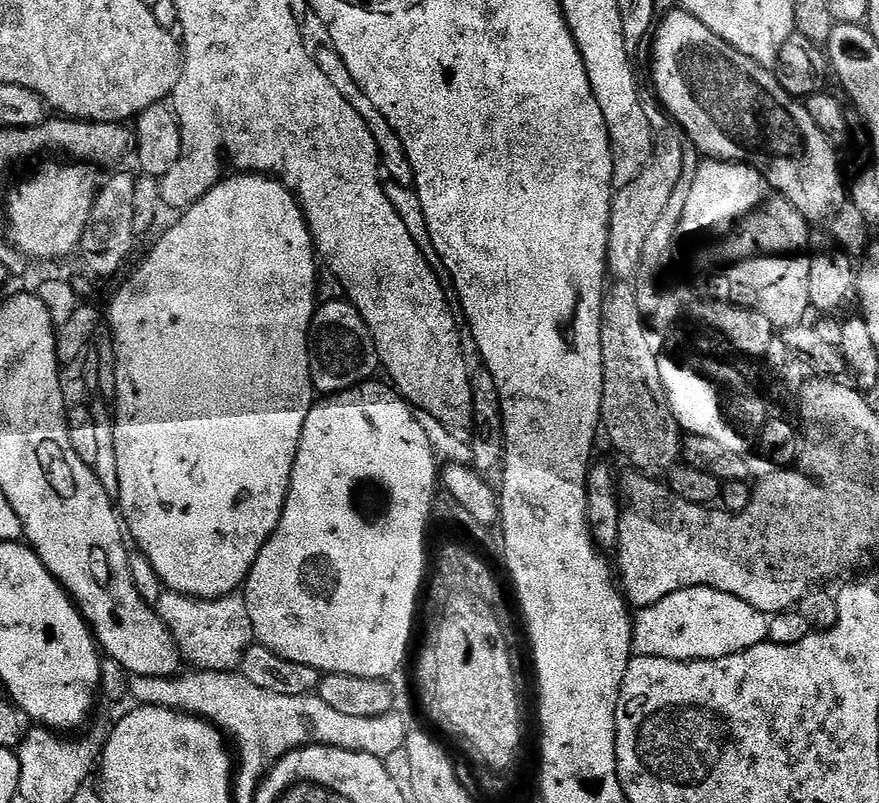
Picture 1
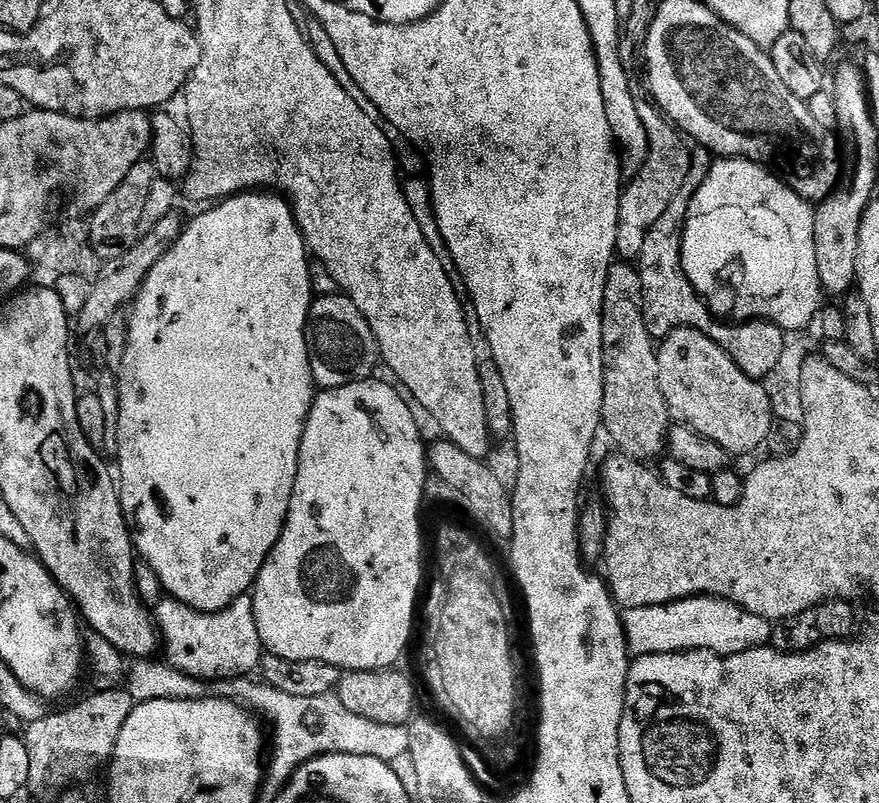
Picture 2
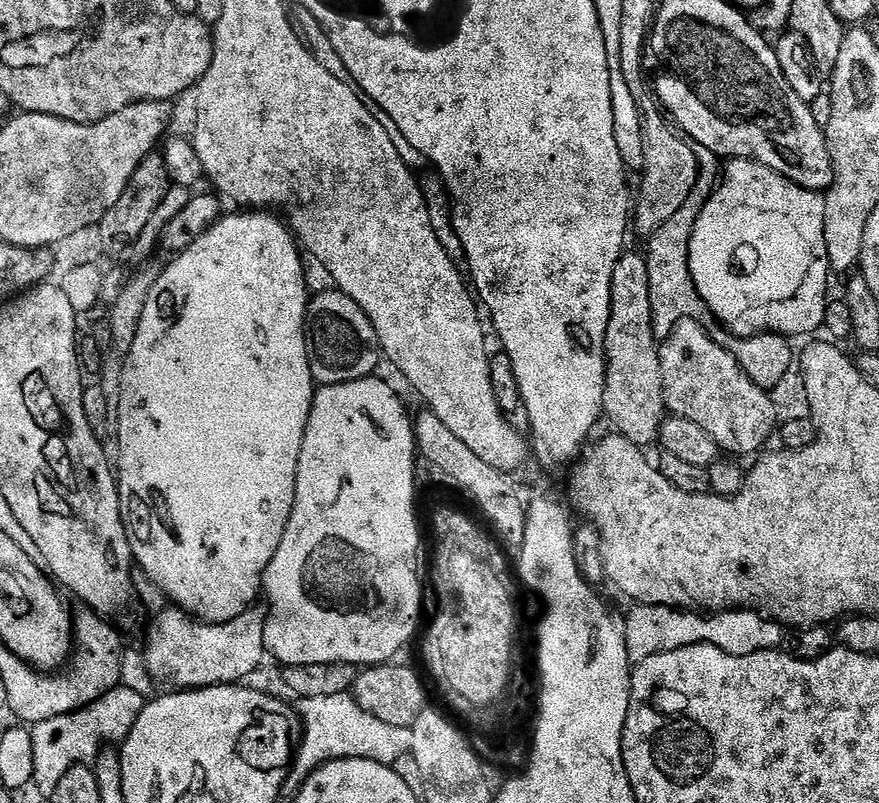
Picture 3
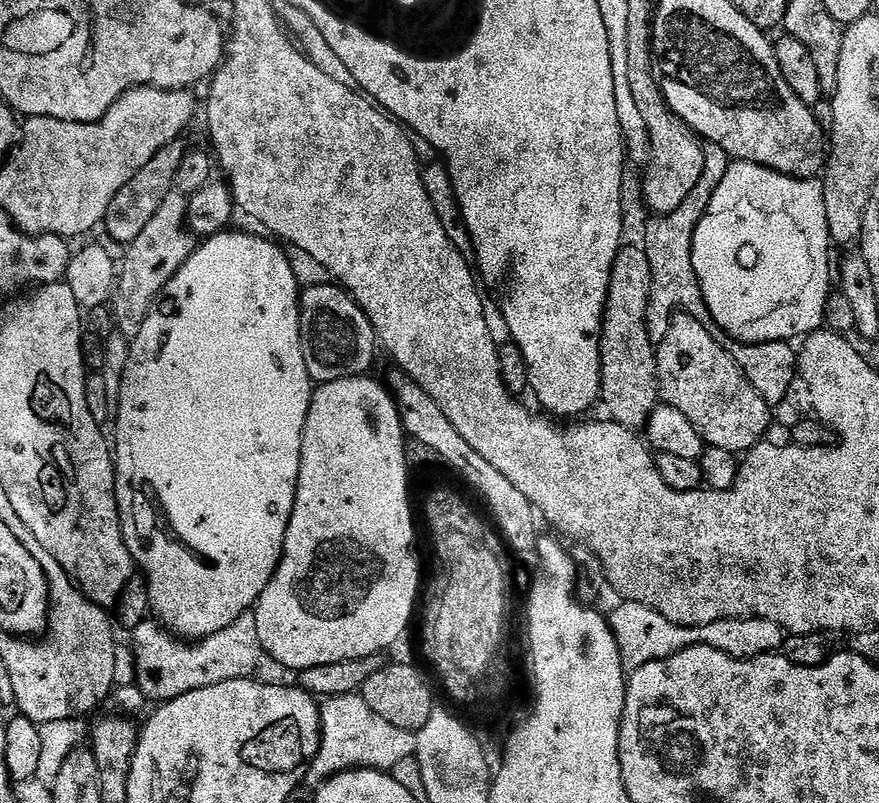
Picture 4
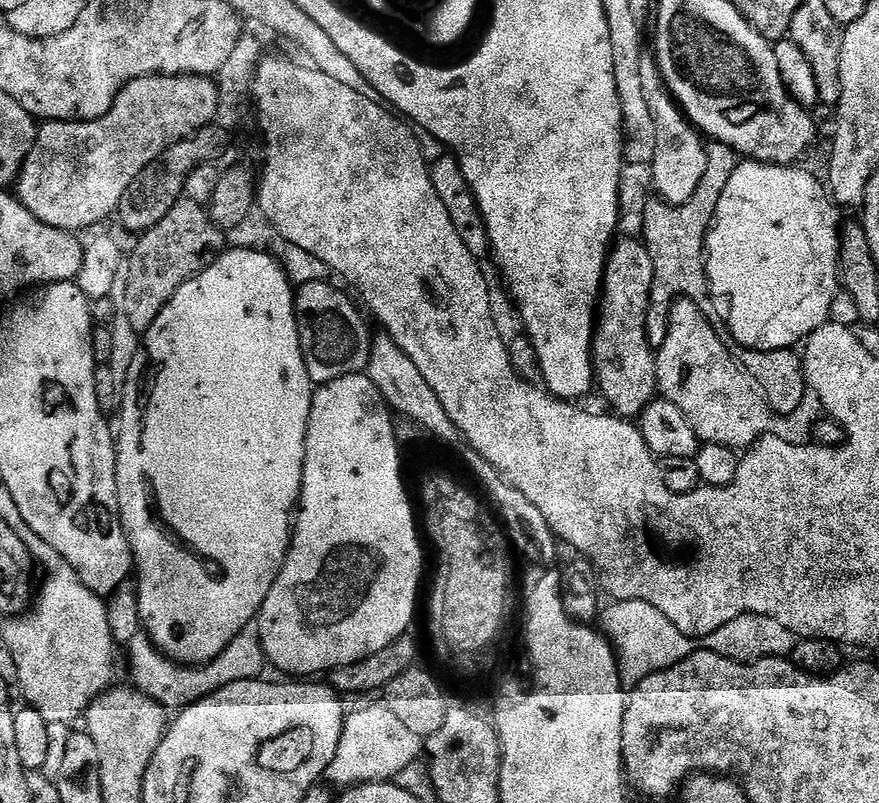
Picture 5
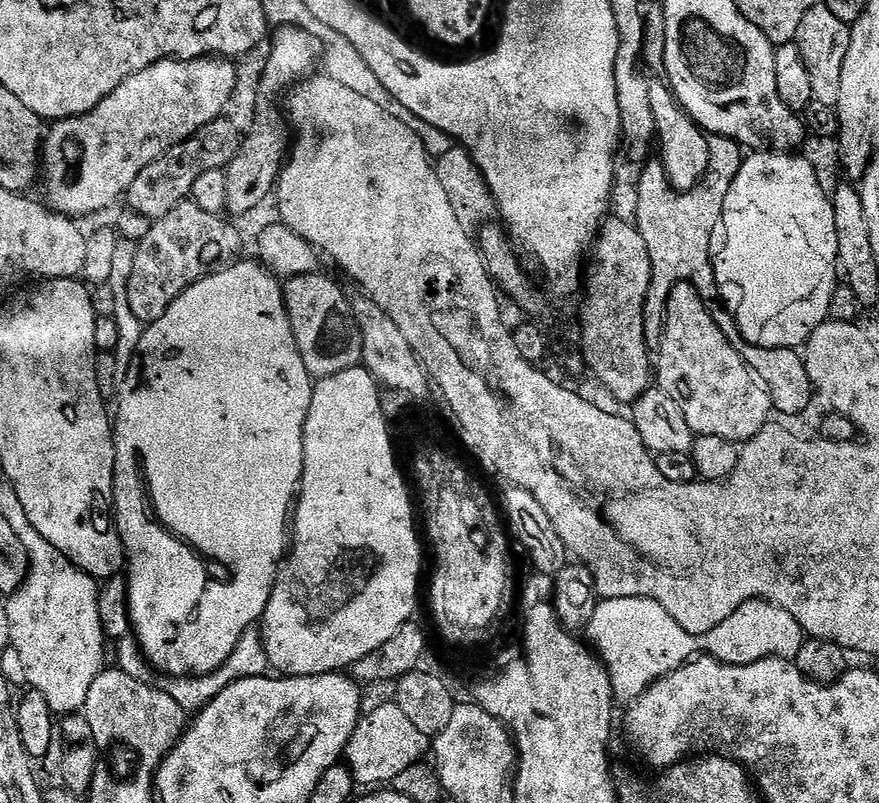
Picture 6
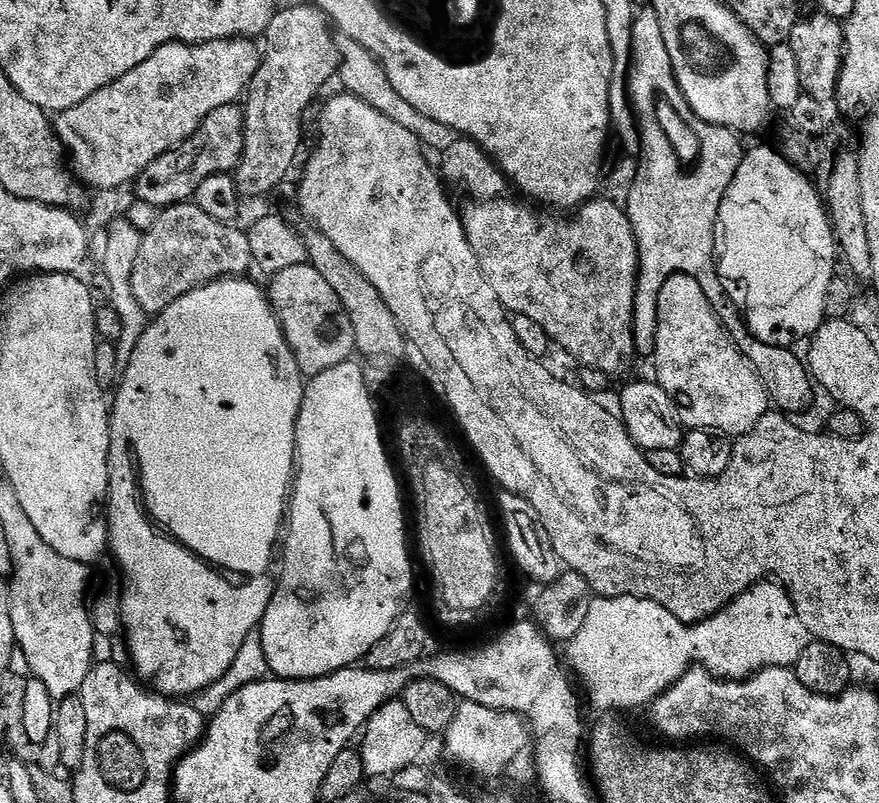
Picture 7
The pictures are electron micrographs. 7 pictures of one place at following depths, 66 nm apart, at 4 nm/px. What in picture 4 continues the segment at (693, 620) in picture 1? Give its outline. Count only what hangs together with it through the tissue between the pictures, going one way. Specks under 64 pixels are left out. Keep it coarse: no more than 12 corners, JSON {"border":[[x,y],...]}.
{"border":[[645,604],[610,612],[628,670],[695,644],[749,660],[779,653],[769,620],[683,628]]}

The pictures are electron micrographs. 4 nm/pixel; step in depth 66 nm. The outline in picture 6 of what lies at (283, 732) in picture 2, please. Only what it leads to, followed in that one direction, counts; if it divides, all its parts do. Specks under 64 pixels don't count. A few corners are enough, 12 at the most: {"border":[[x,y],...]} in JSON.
{"border":[[395,702],[361,715],[346,768],[384,786],[425,759],[426,738]]}

